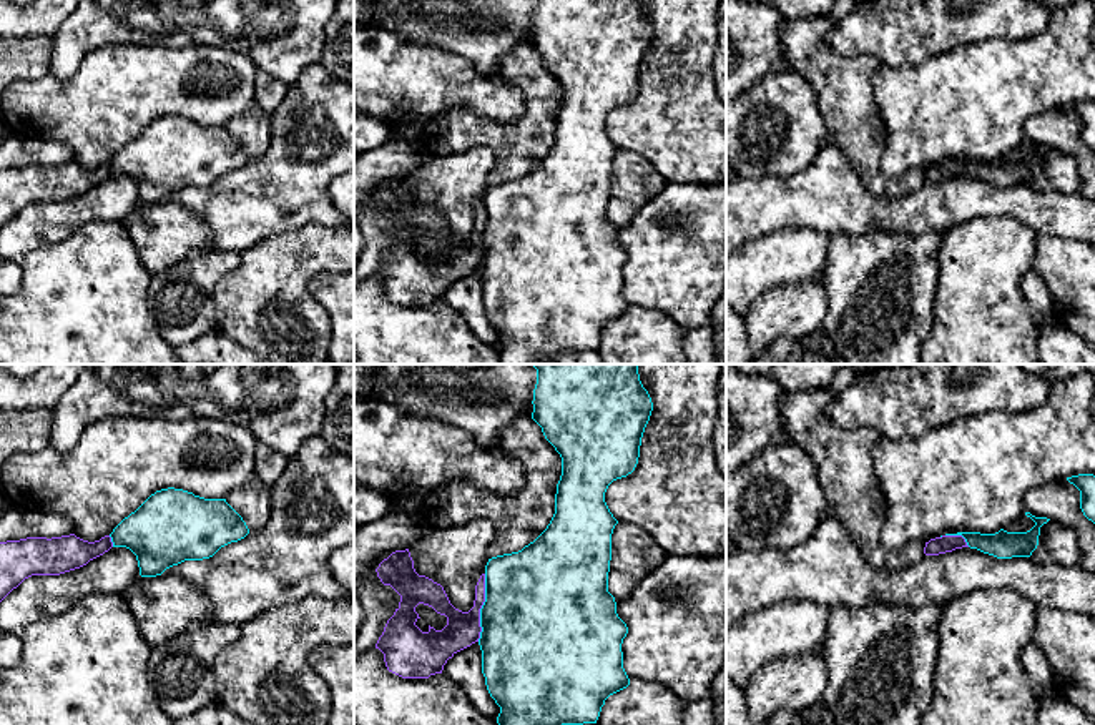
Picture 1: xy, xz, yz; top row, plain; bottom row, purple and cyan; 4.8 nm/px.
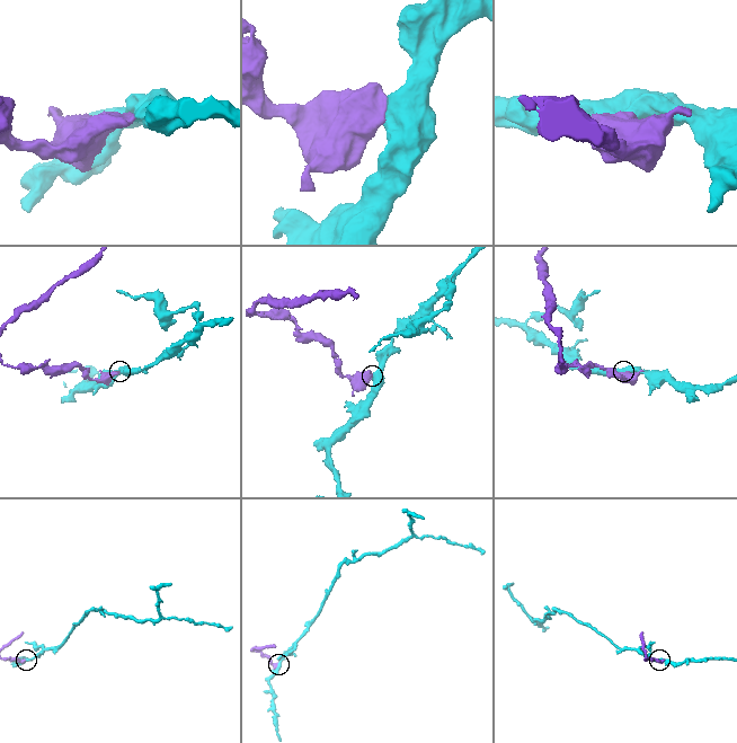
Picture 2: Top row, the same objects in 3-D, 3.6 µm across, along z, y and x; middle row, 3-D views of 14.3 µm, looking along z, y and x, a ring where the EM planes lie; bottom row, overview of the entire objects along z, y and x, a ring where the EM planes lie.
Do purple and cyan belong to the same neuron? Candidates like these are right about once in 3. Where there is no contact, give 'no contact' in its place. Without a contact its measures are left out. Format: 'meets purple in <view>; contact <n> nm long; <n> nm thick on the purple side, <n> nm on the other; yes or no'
meets purple in xz; contact 340 nm long; 170 nm thick on the purple side, 480 nm on the other; no

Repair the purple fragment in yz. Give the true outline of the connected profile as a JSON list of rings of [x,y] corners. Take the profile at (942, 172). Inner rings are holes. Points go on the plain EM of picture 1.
[[[942,163],[926,170],[924,181],[939,183],[962,175],[969,175],[962,163]]]

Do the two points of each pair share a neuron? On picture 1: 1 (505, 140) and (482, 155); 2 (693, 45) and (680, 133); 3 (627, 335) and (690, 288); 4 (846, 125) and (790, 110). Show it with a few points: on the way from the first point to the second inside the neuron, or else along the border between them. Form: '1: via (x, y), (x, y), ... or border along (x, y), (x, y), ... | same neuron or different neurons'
1: border along (452, 153), (486, 147), (494, 155), (489, 185) | different neurons
2: via (680, 67), (680, 112) | same neuron
3: border along (630, 306), (662, 311), (685, 330) | different neurons
4: border along (808, 82), (816, 93), (824, 123), (821, 145) | different neurons

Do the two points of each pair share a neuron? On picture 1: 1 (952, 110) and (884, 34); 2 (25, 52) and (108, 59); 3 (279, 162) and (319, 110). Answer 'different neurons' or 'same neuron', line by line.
1: different neurons
2: different neurons
3: same neuron

